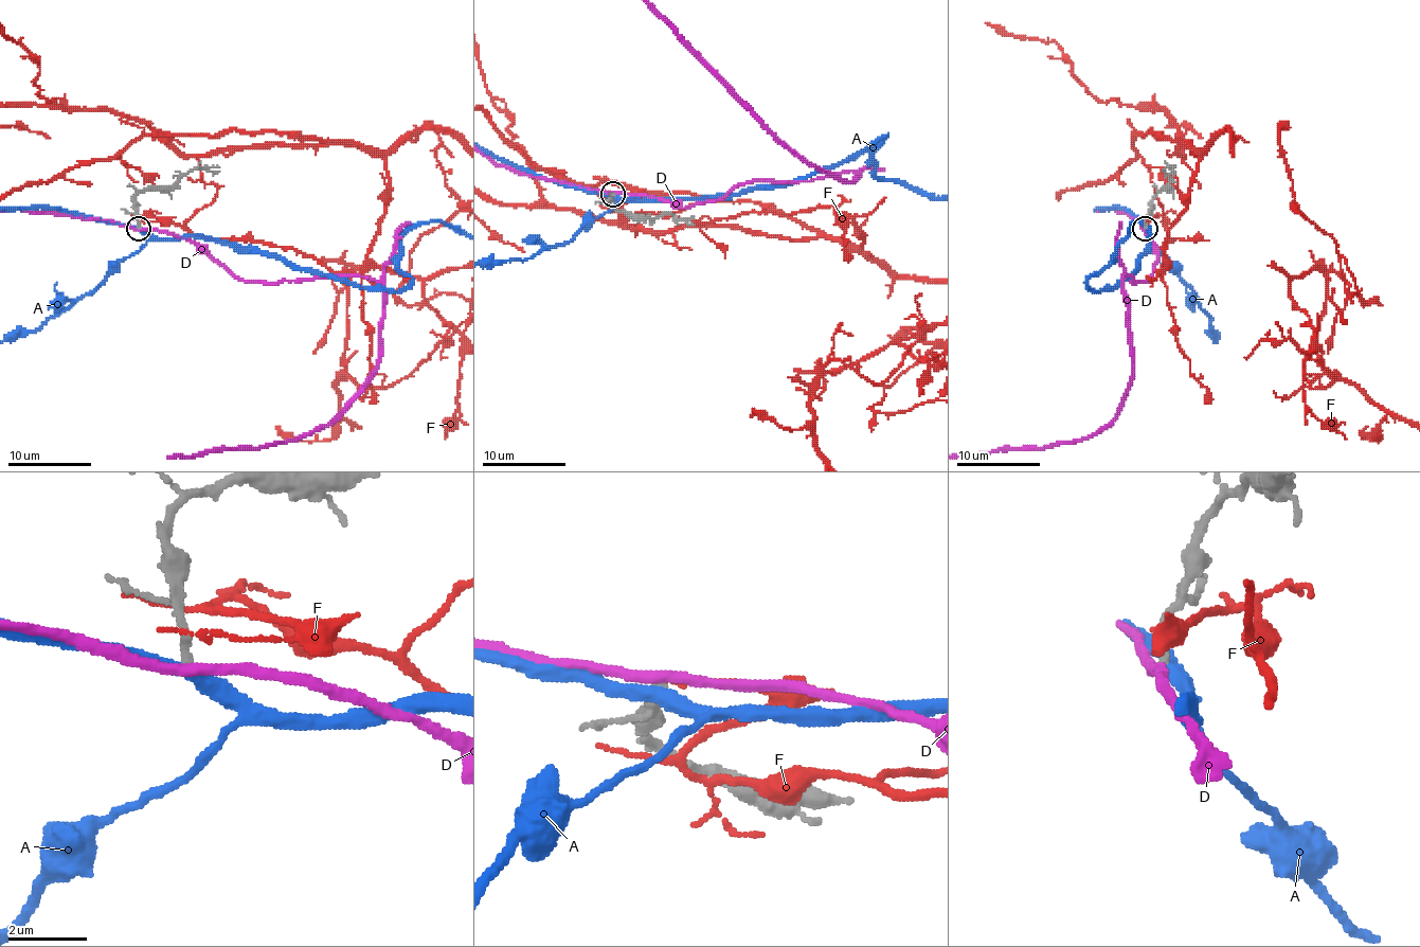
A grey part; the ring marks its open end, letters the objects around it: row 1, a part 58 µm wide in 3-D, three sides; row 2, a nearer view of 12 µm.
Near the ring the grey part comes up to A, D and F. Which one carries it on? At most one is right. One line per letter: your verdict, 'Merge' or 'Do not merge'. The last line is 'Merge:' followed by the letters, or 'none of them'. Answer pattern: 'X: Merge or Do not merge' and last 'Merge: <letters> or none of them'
A: Do not merge
D: Do not merge
F: Do not merge
Merge: none of them

